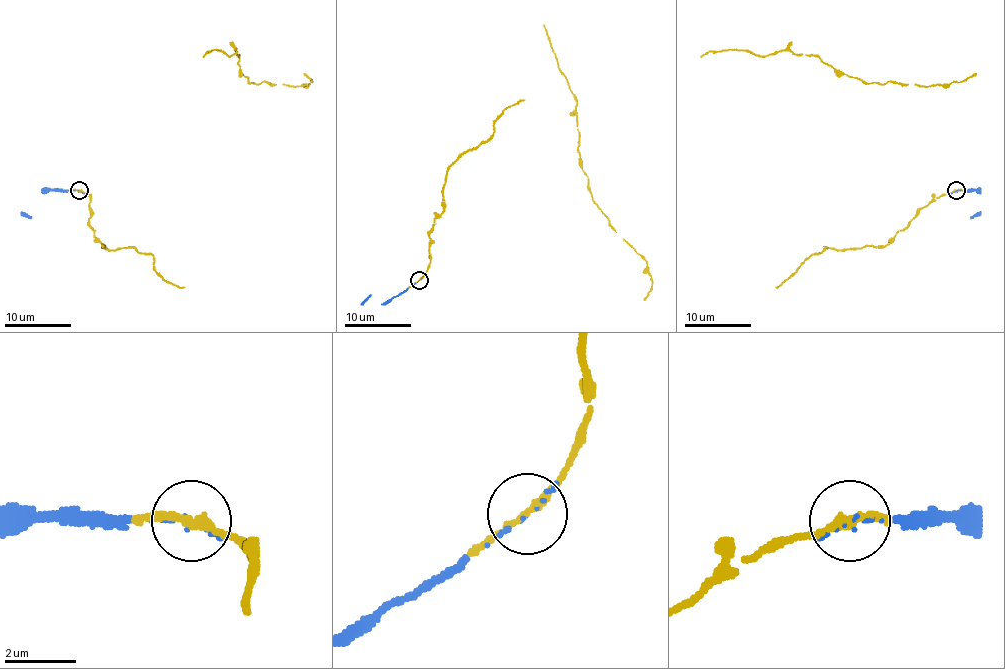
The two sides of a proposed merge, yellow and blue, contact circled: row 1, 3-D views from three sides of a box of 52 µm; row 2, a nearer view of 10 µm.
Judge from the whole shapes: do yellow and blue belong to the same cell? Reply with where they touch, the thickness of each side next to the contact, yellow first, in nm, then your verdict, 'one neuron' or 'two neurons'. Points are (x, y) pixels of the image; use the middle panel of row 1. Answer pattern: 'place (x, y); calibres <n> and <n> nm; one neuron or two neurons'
place (419, 280); calibres 200 and 80 nm; one neuron

